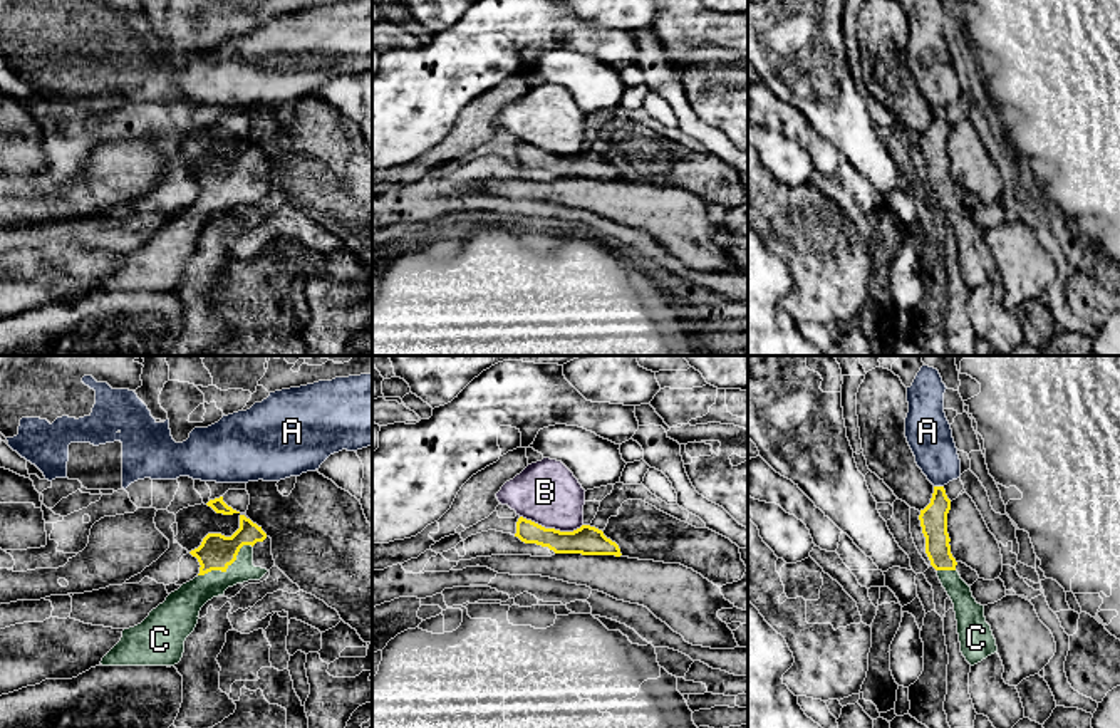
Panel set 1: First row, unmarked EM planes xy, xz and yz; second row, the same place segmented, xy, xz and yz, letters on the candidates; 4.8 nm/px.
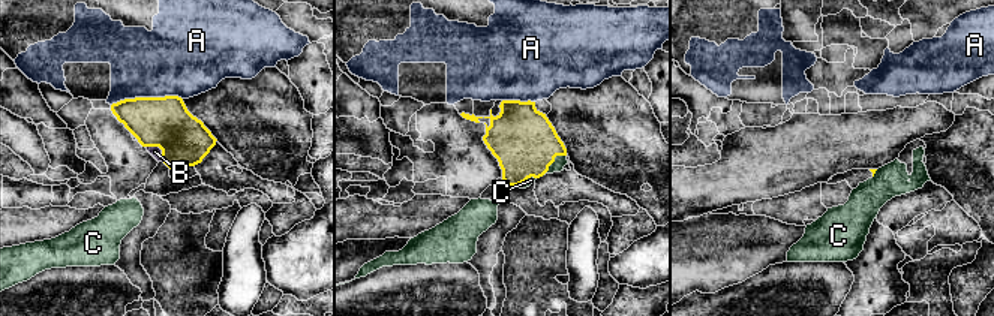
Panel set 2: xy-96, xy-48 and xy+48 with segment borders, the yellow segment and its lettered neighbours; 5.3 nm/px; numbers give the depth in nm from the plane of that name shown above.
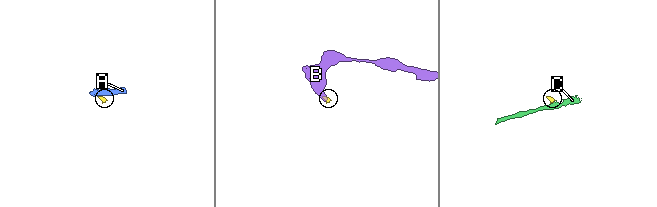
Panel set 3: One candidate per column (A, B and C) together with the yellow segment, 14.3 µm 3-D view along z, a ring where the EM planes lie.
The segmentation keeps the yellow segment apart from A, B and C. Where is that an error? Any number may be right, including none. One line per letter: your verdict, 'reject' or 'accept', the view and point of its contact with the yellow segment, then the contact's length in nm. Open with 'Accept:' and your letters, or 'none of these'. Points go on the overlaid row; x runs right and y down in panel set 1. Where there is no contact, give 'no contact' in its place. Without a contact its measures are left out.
Accept: C
A: reject | yz (939, 487) | 50 nm
B: reject | xz (552, 529) | 300 nm
C: accept | xy (227, 567) | 300 nm

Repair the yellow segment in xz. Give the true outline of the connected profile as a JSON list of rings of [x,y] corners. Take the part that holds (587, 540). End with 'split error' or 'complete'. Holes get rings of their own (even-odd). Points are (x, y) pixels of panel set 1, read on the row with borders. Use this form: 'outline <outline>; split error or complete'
outline [[[520,517],[515,537],[525,543],[548,547],[555,554],[622,555],[615,542],[607,538],[602,530],[590,525],[582,525],[573,532],[560,532]]]; complete

